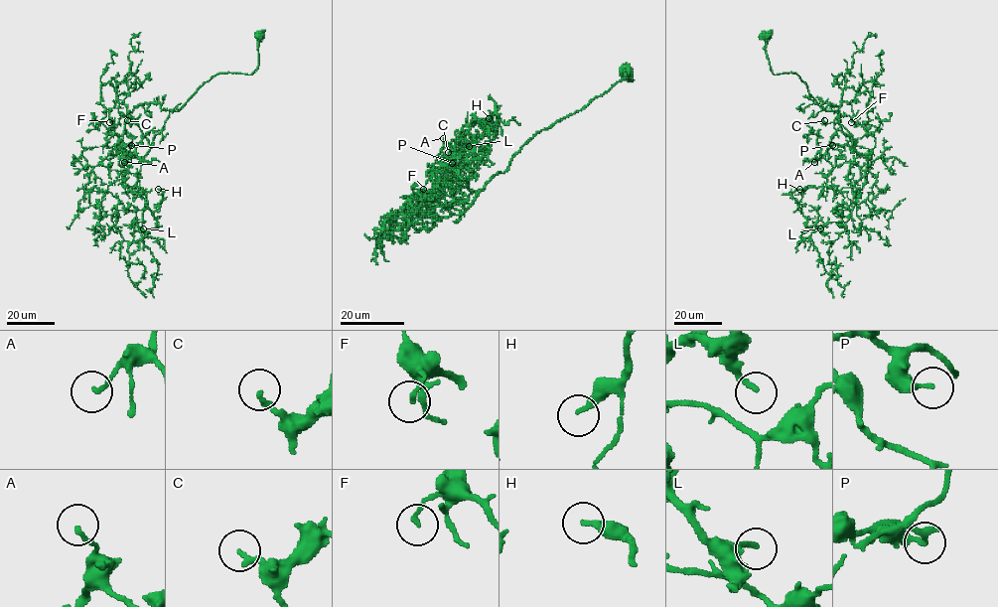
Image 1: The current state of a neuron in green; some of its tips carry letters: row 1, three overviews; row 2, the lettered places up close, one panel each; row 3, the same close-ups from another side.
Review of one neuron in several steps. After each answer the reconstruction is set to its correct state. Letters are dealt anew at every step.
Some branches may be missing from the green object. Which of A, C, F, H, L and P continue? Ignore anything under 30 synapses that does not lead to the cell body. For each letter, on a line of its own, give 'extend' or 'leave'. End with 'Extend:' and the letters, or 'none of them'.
A: leave
C: leave
F: leave
H: leave
L: leave
P: leave
Extend: none of them

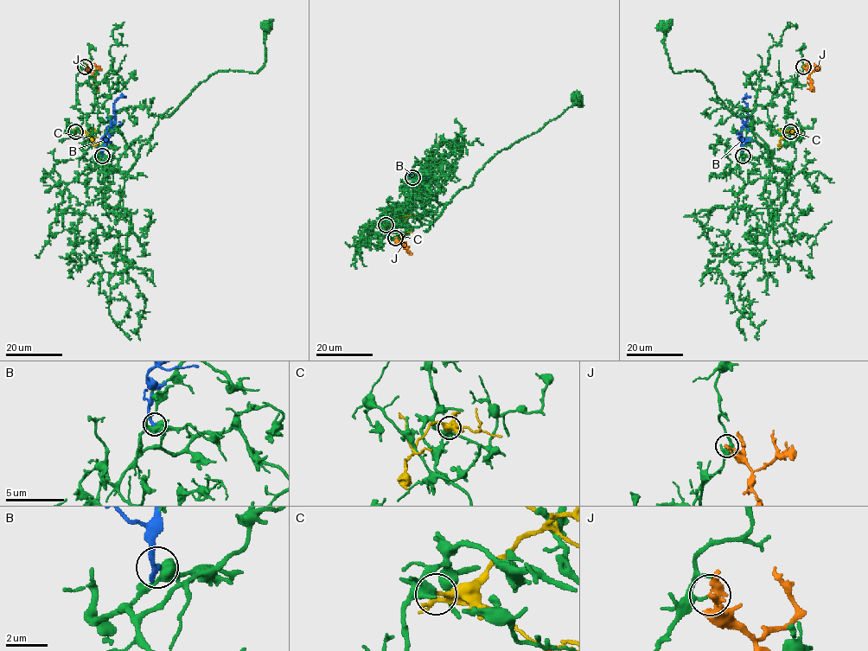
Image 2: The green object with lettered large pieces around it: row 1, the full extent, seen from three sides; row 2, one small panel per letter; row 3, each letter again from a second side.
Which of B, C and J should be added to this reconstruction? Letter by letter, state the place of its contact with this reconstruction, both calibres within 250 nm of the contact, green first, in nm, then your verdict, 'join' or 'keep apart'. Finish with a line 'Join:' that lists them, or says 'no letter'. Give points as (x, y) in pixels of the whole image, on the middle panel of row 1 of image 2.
B: meets green at (412, 177); 380 nm thick on the green side, 300 nm on the other; keep apart
C: meets green at (386, 225); 340 nm thick on the green side, 190 nm on the other; keep apart
J: meets green at (395, 238); 150 nm thick on the green side, 240 nm on the other; keep apart
Join: no letter

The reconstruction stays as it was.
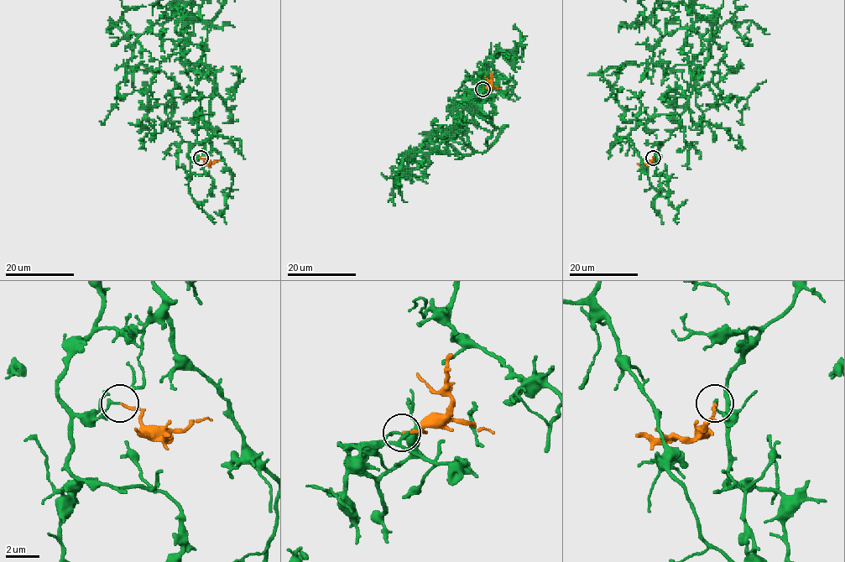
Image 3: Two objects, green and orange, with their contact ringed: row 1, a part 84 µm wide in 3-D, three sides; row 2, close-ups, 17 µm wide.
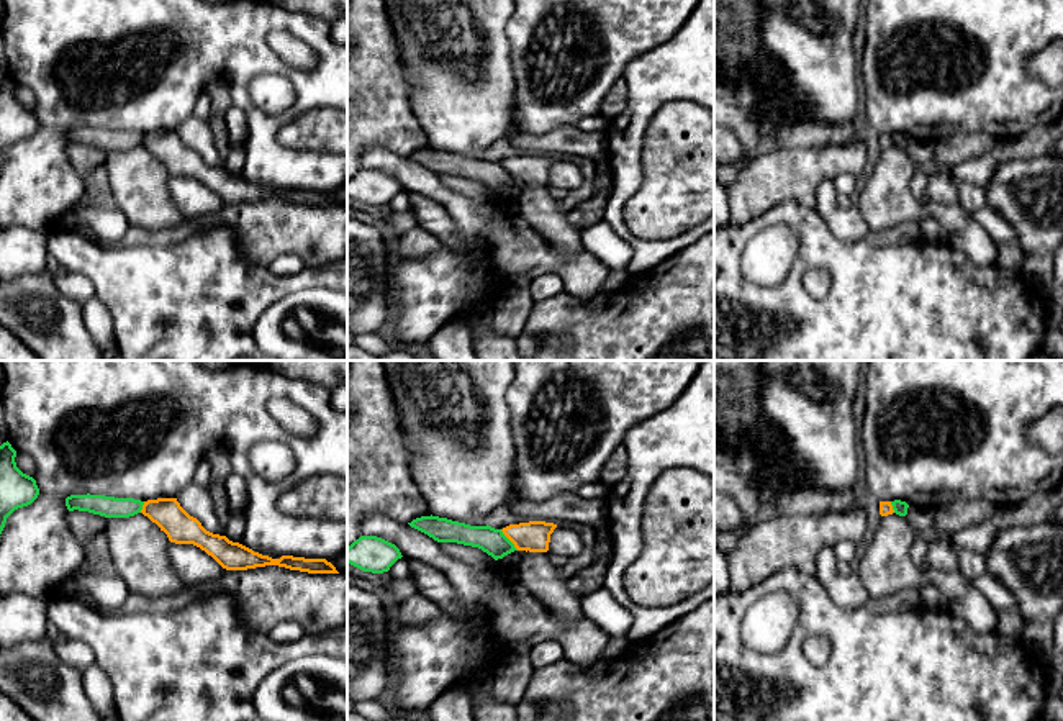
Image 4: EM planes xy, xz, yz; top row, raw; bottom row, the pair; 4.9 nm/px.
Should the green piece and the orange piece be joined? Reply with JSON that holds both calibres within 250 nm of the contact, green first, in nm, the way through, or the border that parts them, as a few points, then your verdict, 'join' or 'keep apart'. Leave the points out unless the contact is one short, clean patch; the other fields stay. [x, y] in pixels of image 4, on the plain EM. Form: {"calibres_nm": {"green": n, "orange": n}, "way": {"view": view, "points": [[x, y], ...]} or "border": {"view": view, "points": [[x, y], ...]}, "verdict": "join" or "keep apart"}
{"calibres_nm": {"green": 130, "orange": 160}, "border": {"view": "xz", "points": [[500, 163], [518, 182]]}, "verdict": "keep apart"}

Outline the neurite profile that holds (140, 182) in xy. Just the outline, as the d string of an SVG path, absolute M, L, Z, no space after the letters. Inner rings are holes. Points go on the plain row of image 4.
M142 146L108 151L105 166L116 206L124 213L129 226L162 231L188 218L170 197L167 167Z

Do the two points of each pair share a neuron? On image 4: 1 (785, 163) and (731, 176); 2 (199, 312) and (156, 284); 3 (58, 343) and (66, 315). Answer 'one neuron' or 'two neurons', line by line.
1: two neurons
2: one neuron
3: one neuron

